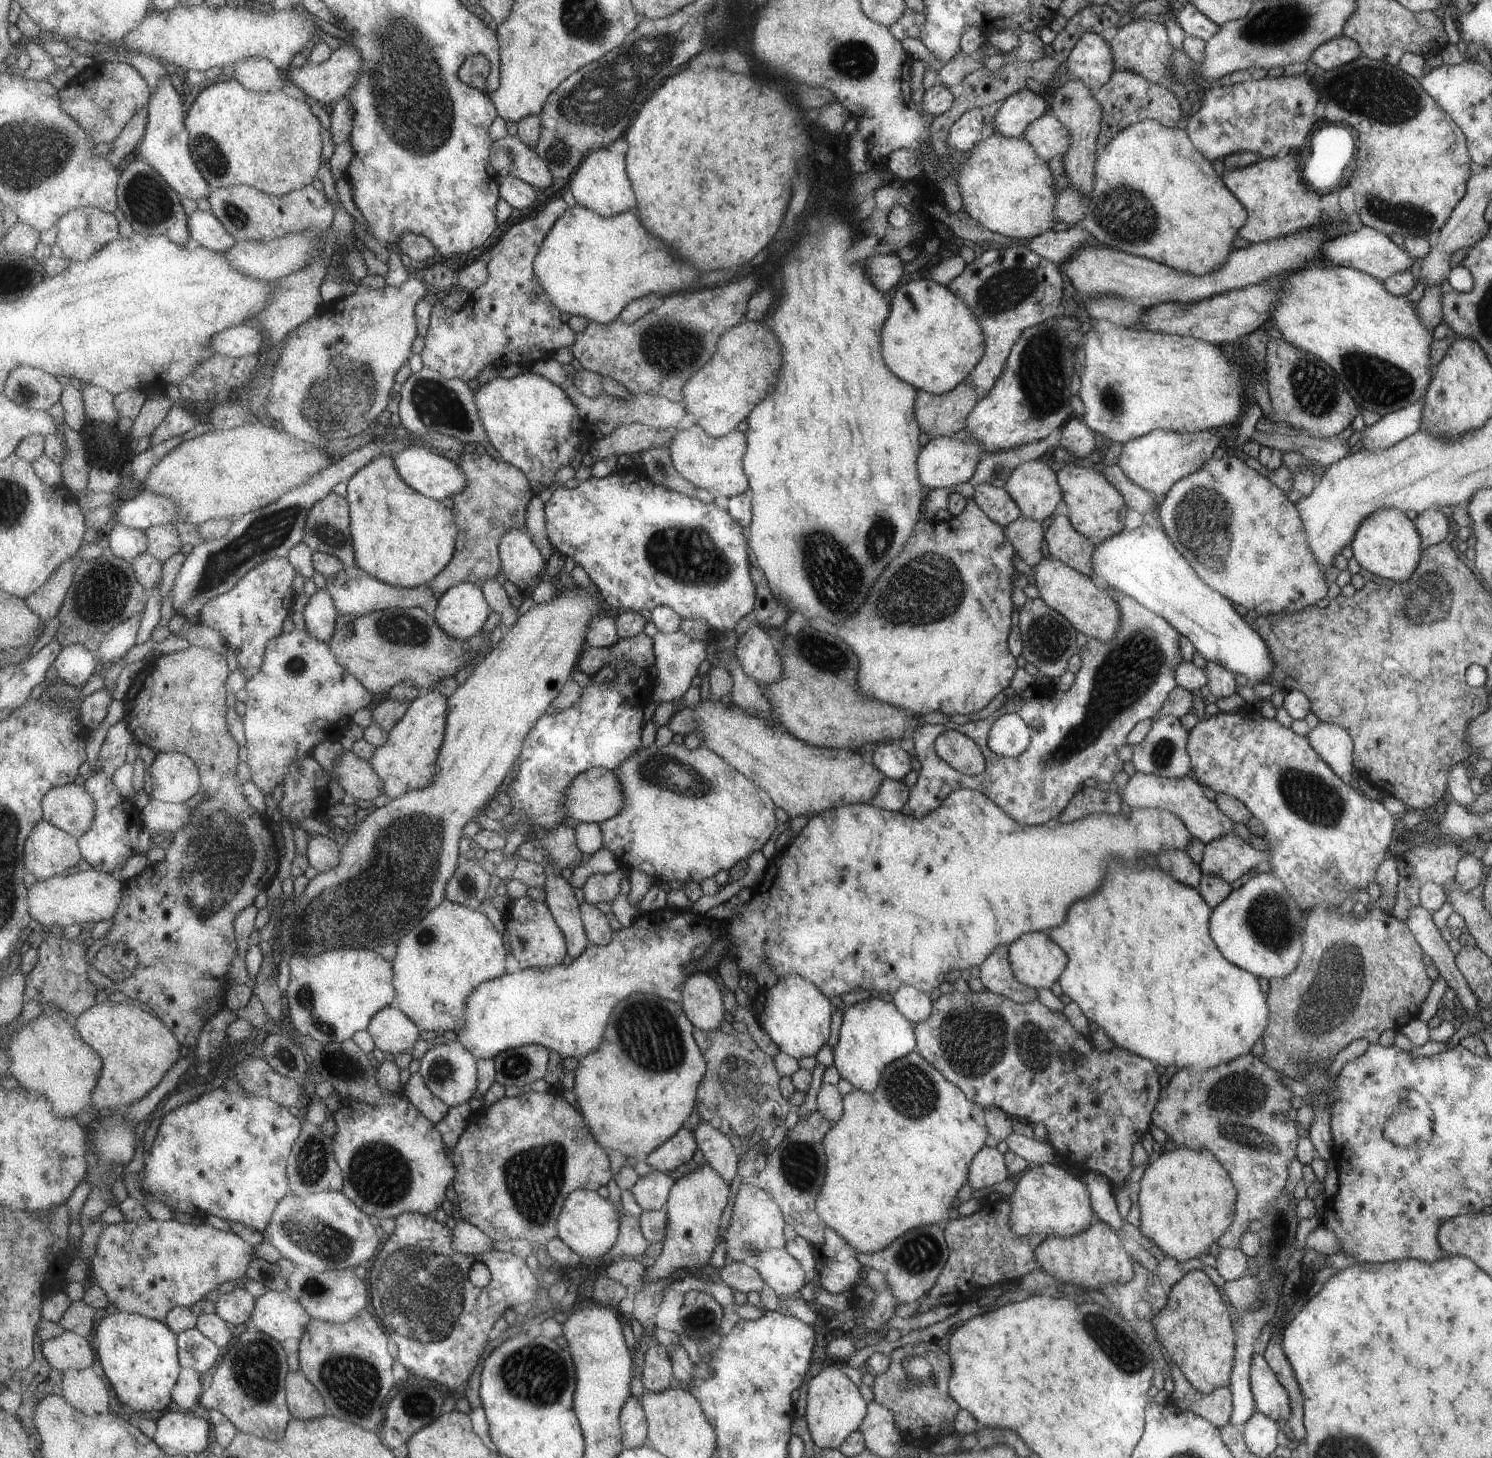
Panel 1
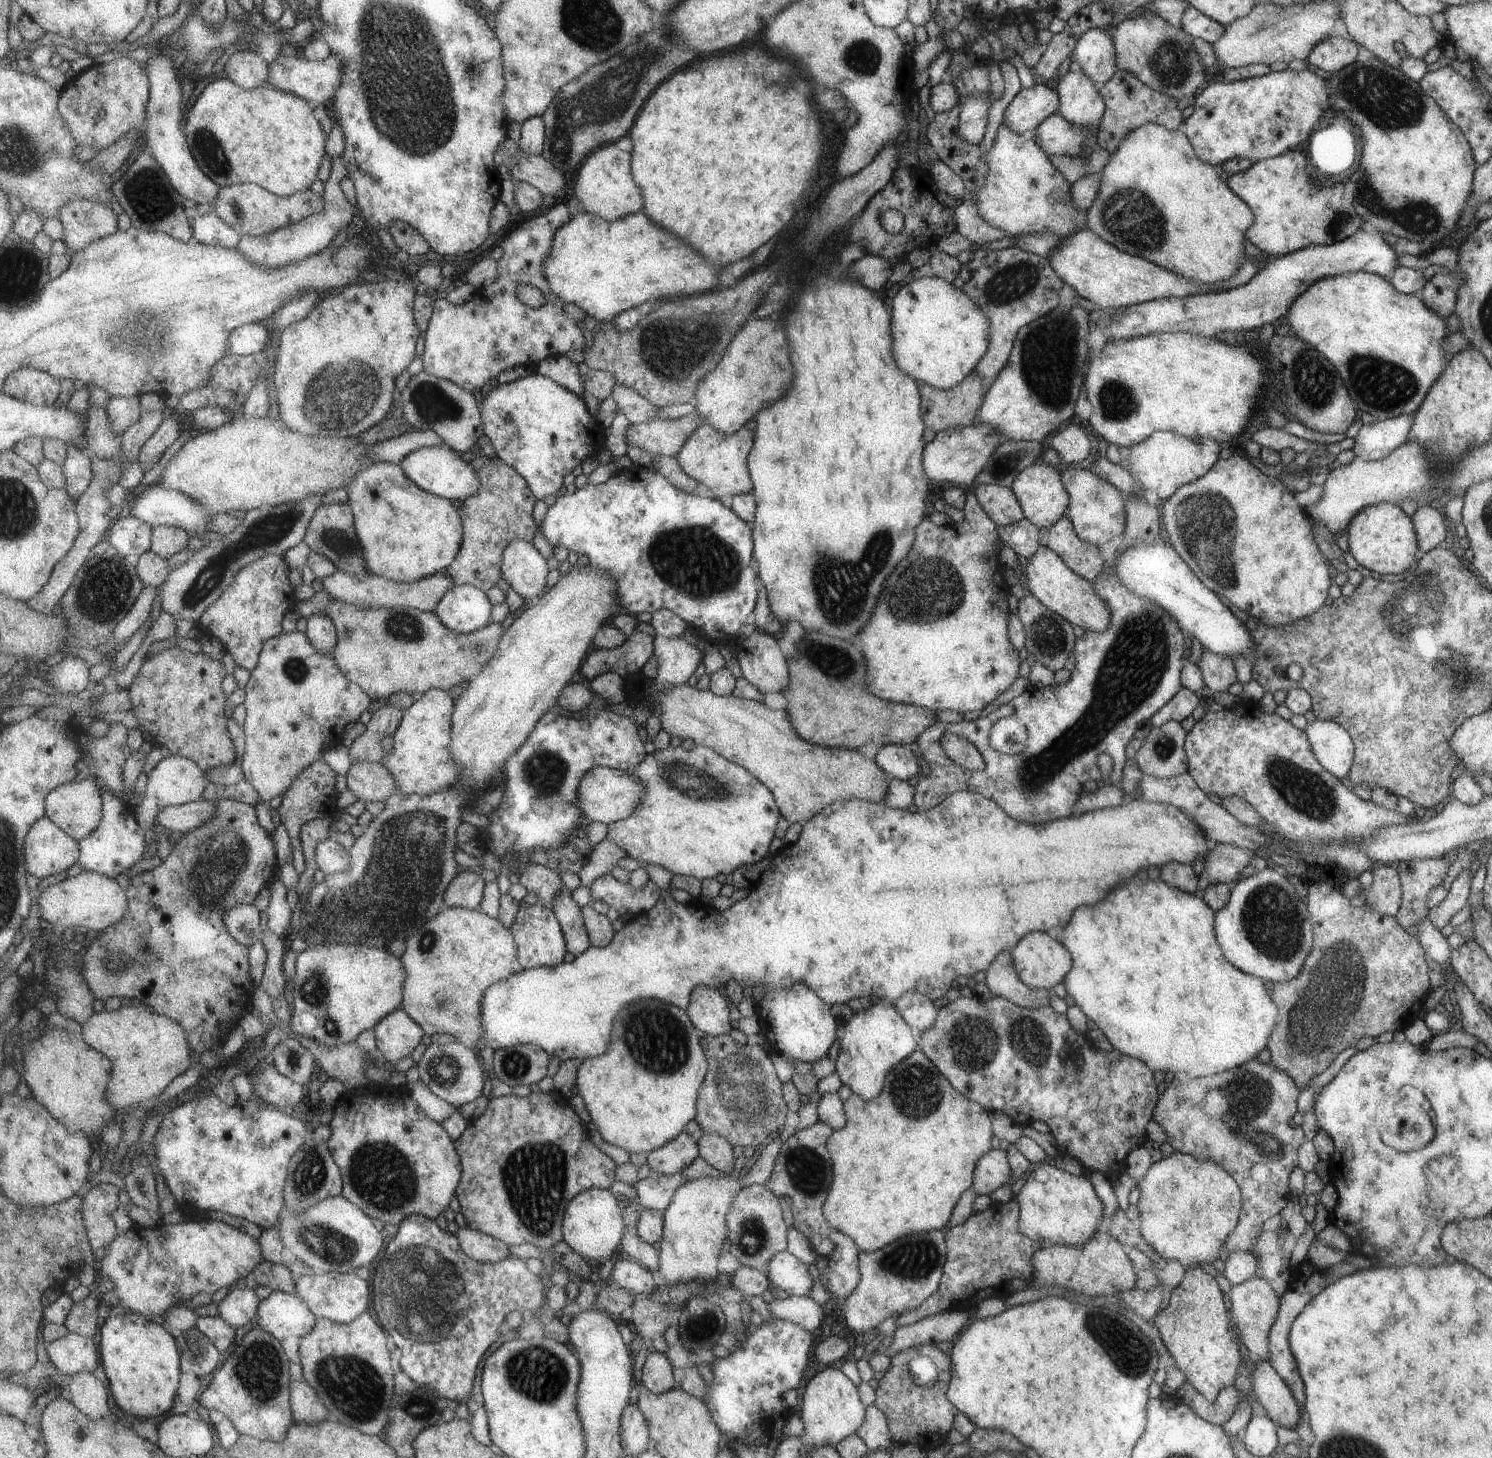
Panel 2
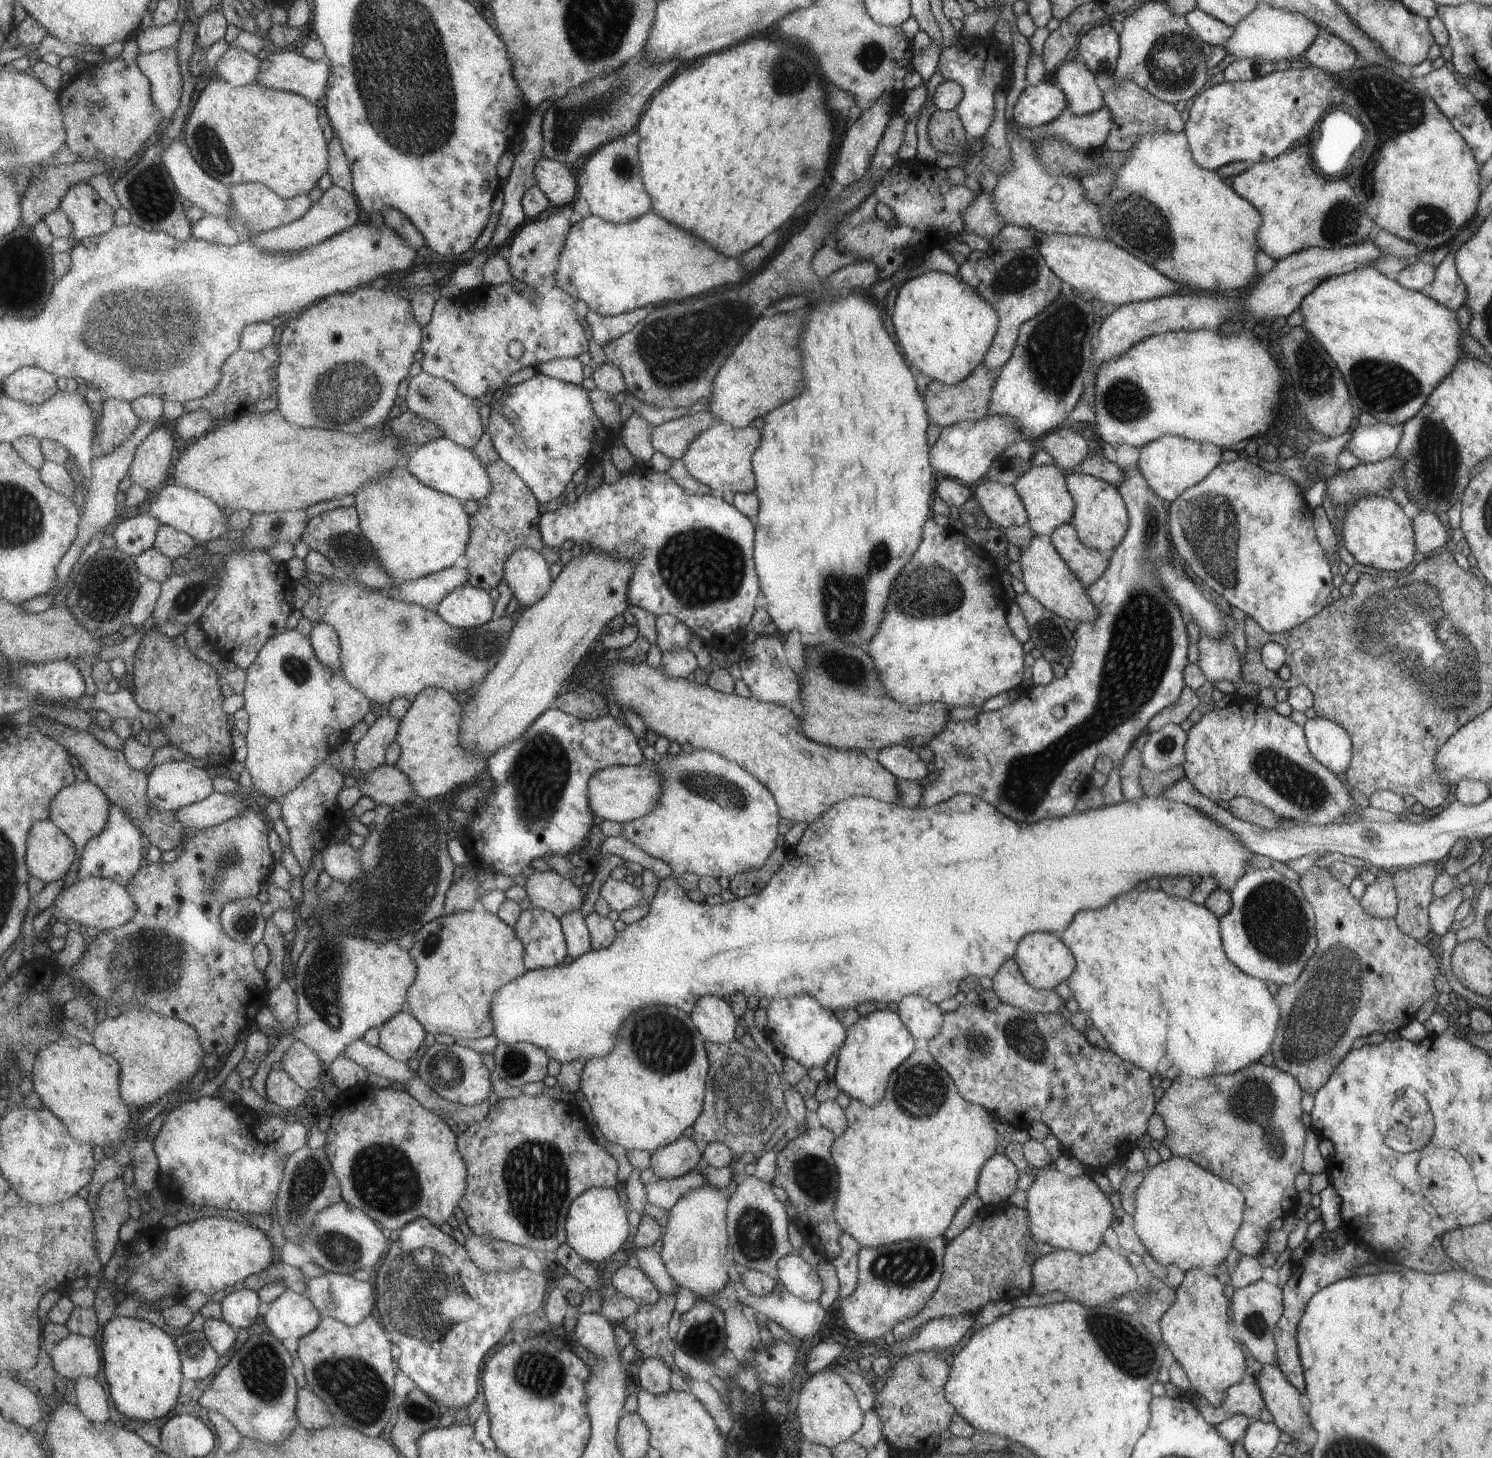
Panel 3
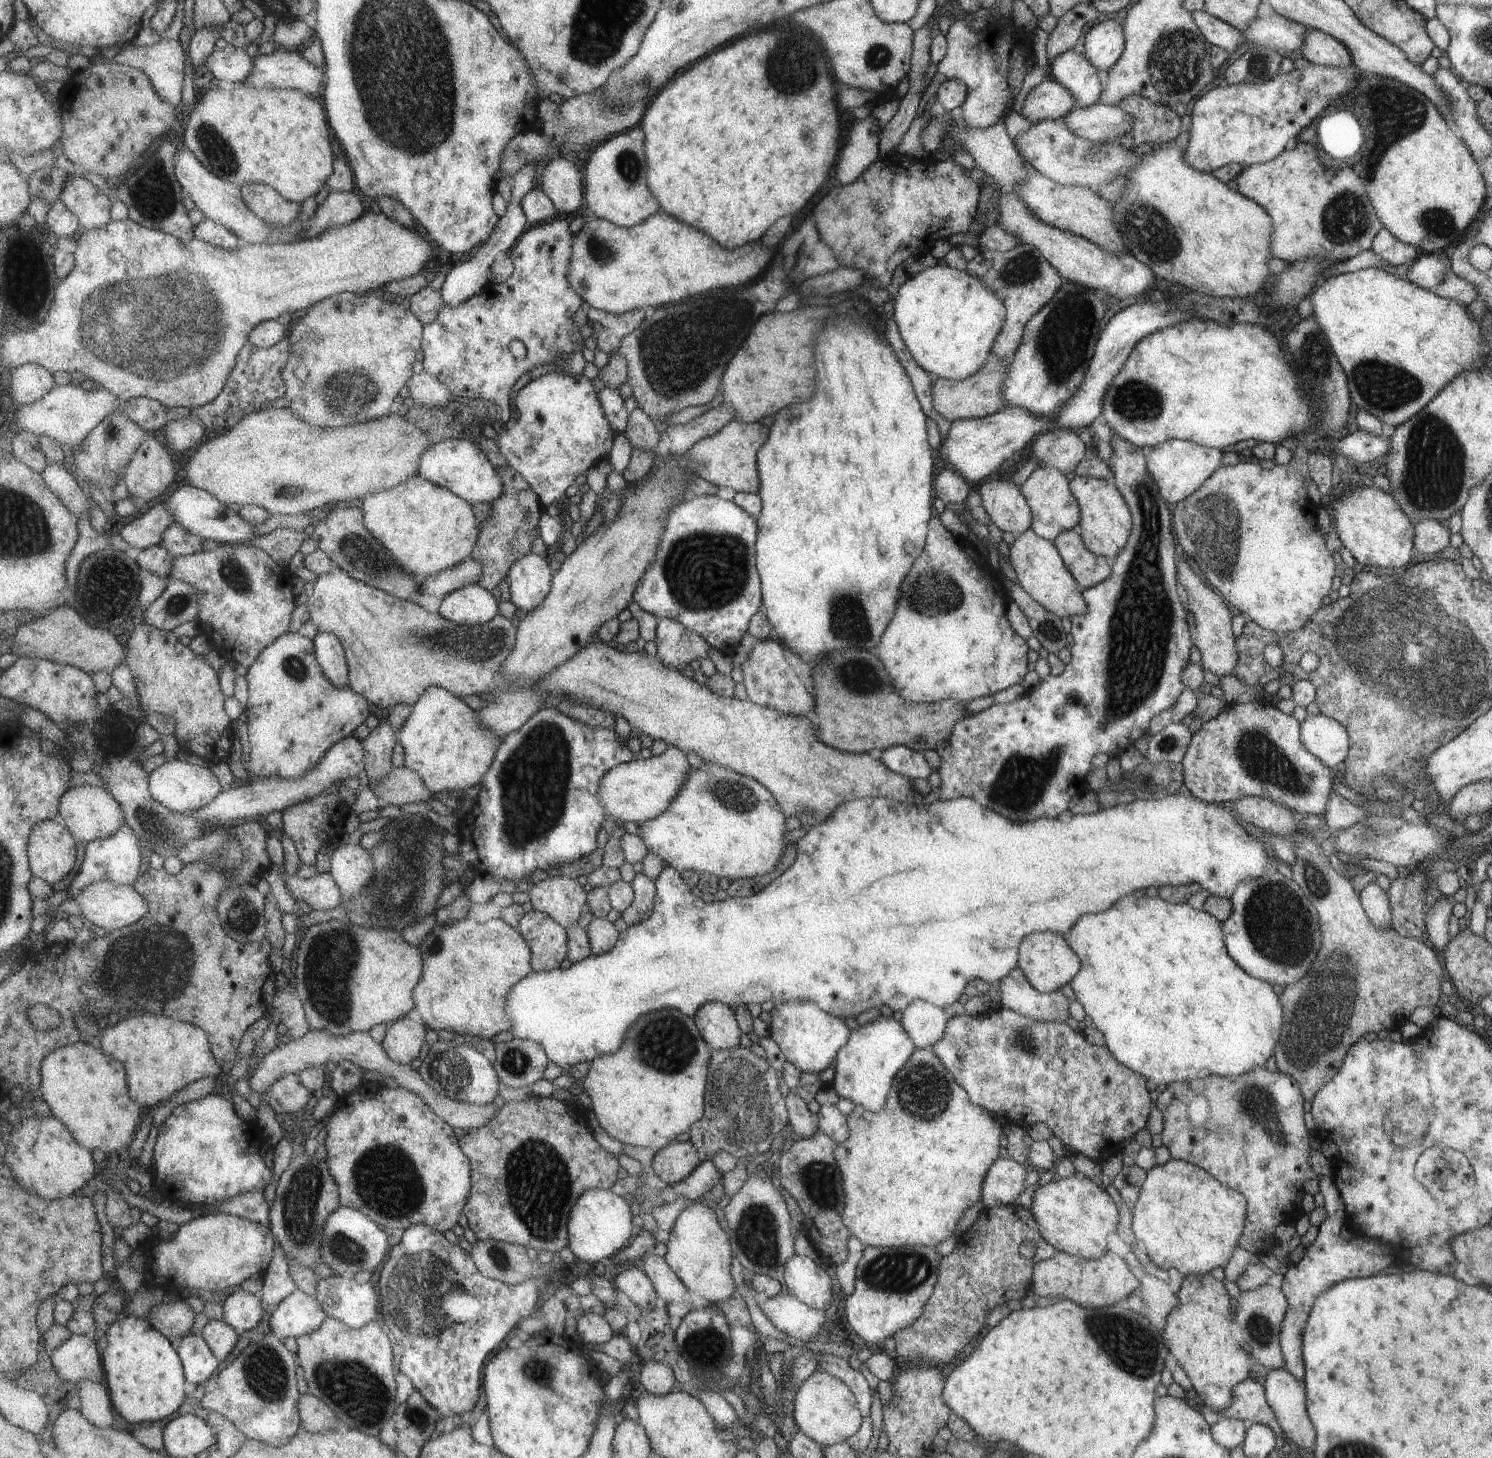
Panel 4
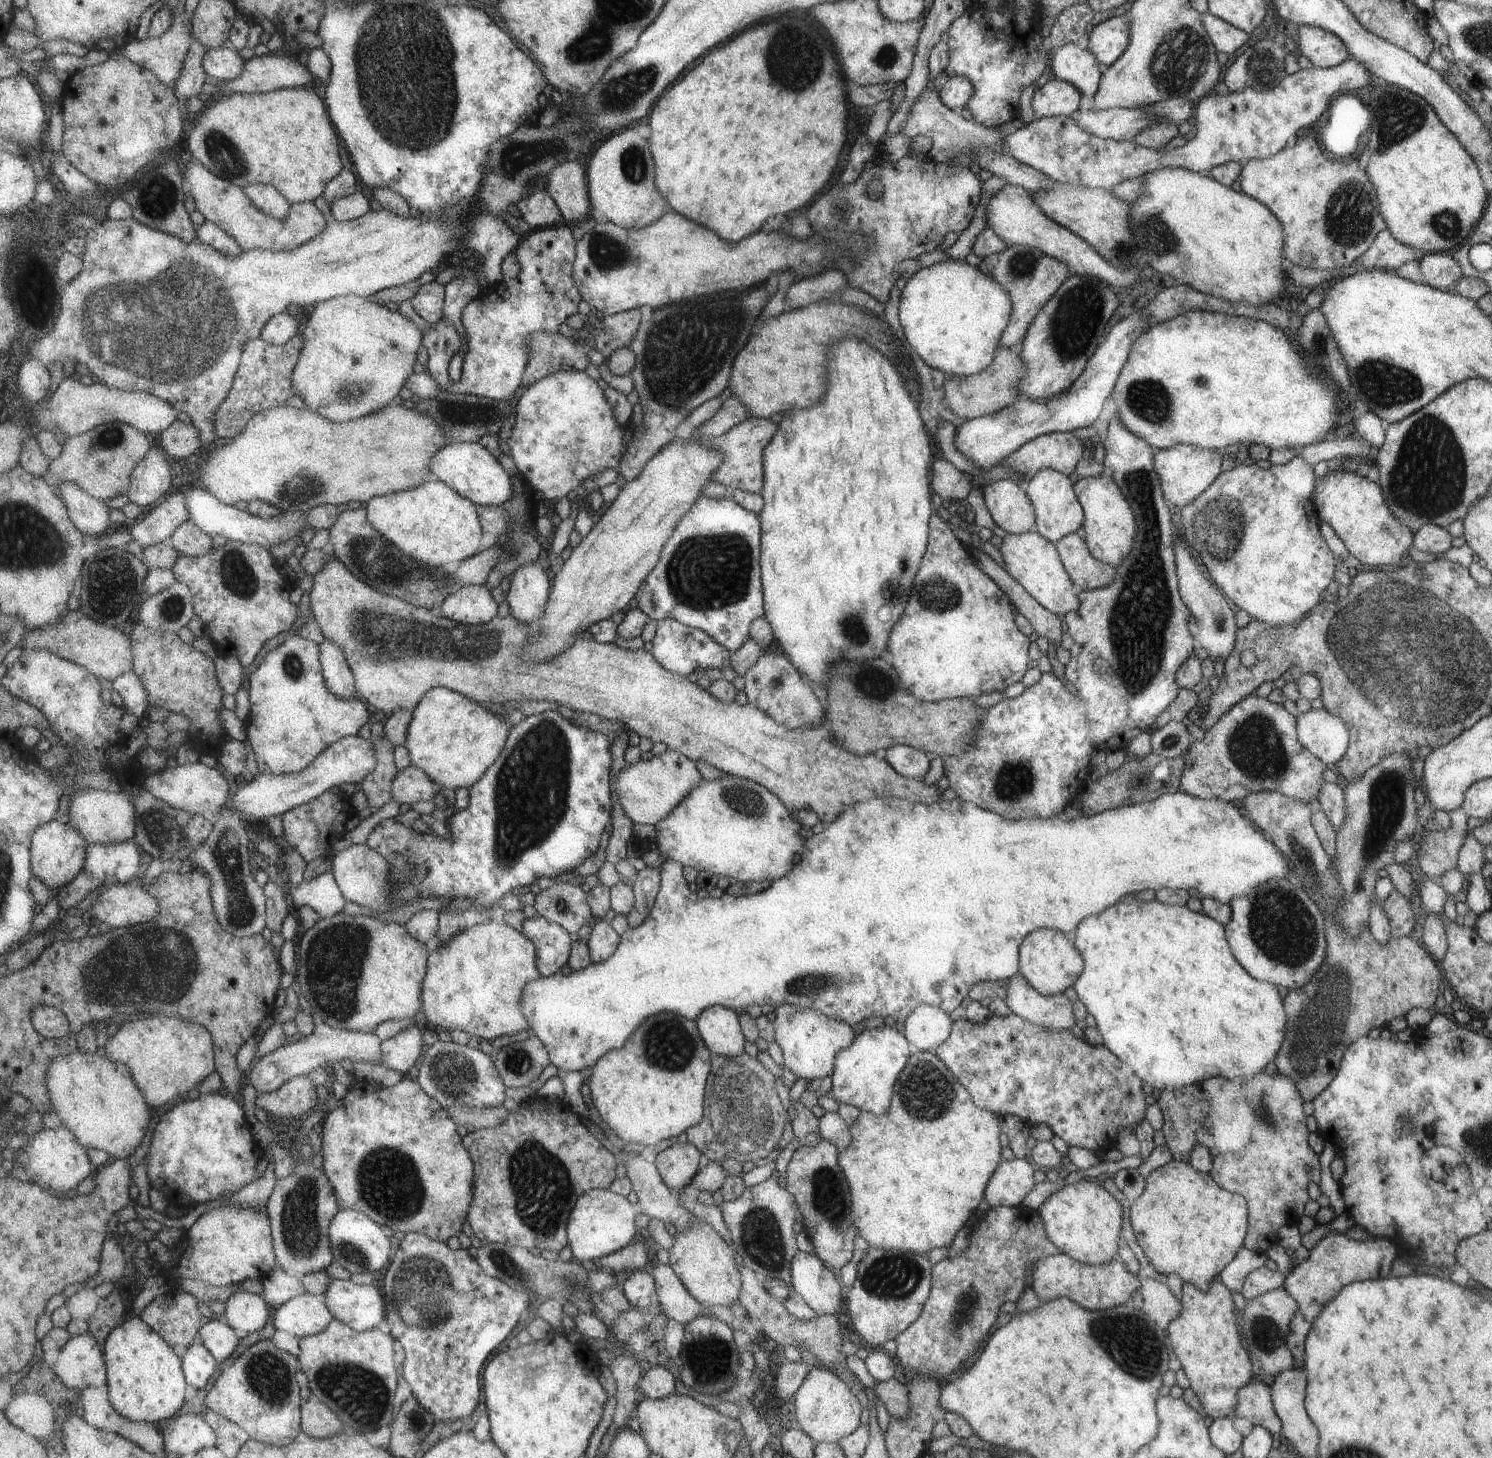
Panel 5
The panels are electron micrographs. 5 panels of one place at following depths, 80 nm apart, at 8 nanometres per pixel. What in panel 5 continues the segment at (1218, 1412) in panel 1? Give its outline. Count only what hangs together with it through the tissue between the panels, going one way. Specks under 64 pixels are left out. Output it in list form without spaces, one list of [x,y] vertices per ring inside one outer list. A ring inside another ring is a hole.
[[[1255,1380],[1237,1390],[1237,1406],[1234,1418],[1246,1418],[1251,1424],[1259,1424],[1271,1434],[1280,1434],[1280,1420],[1271,1408],[1270,1388],[1265,1383]]]

